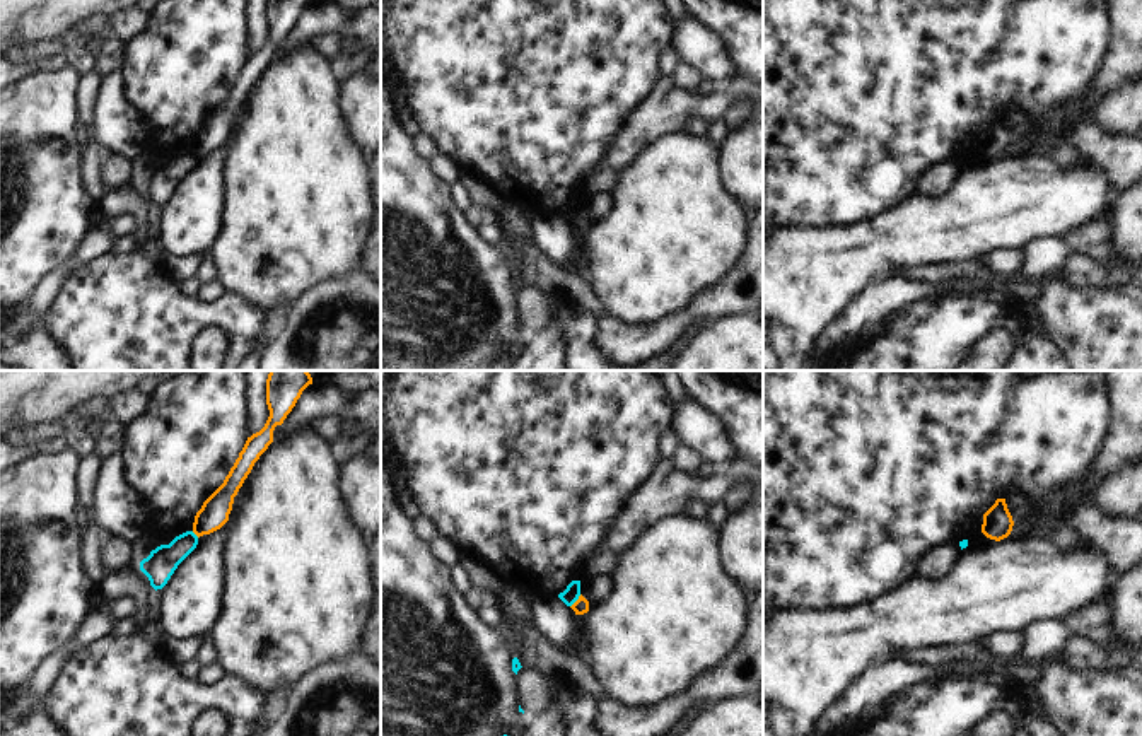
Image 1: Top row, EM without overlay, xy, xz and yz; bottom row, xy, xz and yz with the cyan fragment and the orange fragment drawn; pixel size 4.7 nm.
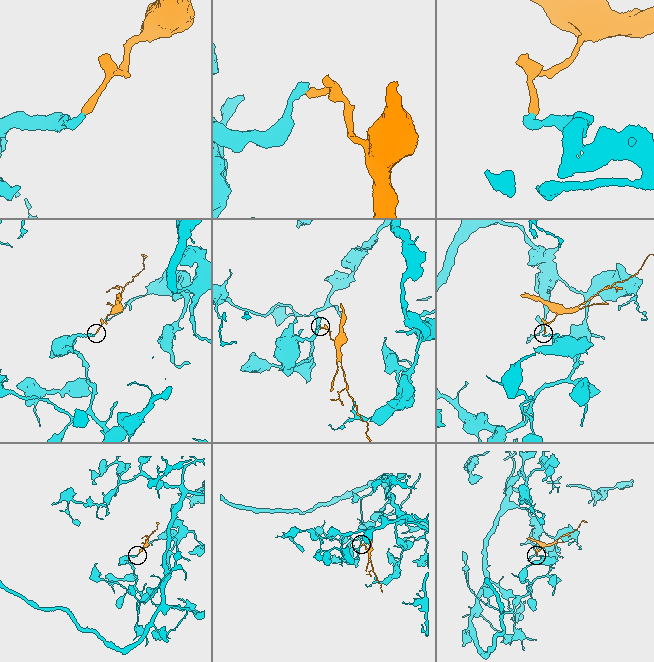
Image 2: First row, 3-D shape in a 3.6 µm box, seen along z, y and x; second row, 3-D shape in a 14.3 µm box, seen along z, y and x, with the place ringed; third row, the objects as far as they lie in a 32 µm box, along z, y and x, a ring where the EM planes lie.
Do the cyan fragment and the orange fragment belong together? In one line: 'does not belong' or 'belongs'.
does not belong

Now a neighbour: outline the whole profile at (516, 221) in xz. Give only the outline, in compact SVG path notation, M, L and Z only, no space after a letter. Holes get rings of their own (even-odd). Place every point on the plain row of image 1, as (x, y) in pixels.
M507 207L505 212L498 215L498 219L504 222L504 227L514 236L526 237L533 242L533 234L529 229L531 213Z

